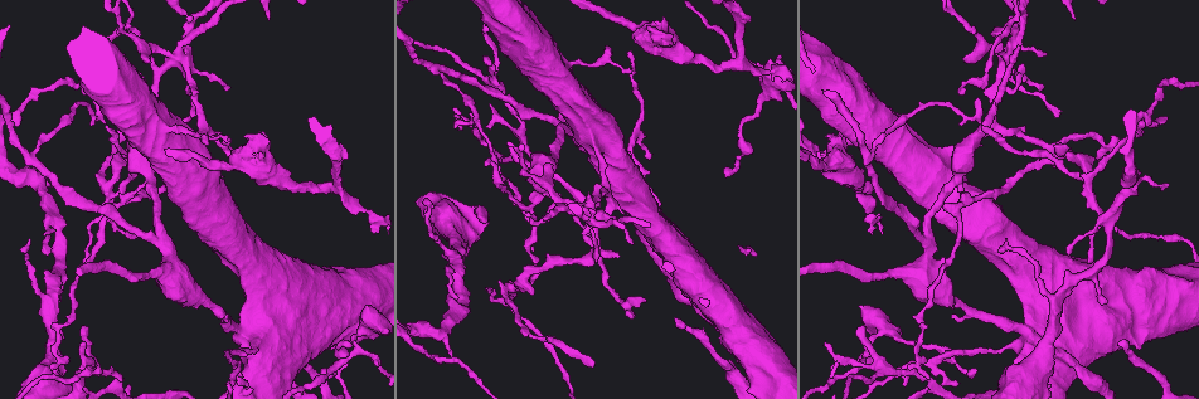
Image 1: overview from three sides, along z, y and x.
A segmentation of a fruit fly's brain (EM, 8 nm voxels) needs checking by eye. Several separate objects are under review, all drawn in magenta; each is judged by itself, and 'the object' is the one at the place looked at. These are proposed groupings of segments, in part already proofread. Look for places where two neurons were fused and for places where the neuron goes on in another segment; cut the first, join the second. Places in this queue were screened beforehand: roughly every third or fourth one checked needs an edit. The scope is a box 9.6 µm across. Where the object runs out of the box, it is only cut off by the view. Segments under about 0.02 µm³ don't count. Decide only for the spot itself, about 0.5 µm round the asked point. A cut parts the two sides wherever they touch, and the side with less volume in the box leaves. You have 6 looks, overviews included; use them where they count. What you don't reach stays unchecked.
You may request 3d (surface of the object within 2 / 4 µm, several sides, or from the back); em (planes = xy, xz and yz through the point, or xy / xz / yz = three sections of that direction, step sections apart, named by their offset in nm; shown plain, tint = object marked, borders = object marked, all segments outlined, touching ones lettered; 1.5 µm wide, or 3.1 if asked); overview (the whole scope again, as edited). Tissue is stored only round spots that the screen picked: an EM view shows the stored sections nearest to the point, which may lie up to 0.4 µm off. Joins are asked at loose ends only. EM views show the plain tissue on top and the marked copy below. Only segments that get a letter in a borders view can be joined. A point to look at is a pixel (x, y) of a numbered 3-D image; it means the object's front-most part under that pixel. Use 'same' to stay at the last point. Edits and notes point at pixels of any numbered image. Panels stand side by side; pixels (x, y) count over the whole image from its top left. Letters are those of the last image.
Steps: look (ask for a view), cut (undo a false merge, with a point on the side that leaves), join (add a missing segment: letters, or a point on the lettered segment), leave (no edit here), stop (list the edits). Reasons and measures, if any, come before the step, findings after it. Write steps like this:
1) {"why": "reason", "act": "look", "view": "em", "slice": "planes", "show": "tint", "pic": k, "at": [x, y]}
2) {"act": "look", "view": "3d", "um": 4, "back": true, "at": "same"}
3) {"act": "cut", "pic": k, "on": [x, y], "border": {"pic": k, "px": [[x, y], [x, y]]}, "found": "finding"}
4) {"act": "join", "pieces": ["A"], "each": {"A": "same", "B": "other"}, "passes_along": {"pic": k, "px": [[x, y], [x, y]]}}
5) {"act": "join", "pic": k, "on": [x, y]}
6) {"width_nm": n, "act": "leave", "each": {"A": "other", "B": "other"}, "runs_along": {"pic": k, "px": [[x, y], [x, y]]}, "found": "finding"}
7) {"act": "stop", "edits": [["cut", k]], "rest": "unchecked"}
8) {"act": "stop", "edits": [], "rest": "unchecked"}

{"why": "closes a loop", "act": "look", "view": "em", "slice": "xy", "step": 8, "show": "borders", "pic": 1, "at": [1004, 90]}

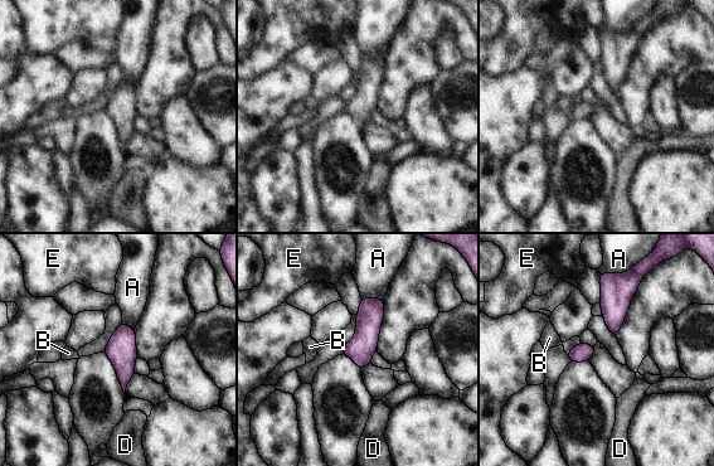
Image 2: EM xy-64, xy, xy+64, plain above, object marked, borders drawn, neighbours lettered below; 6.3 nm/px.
{"act": "look", "view": "em", "slice": "planes", "show": "borders", "at": "same"}

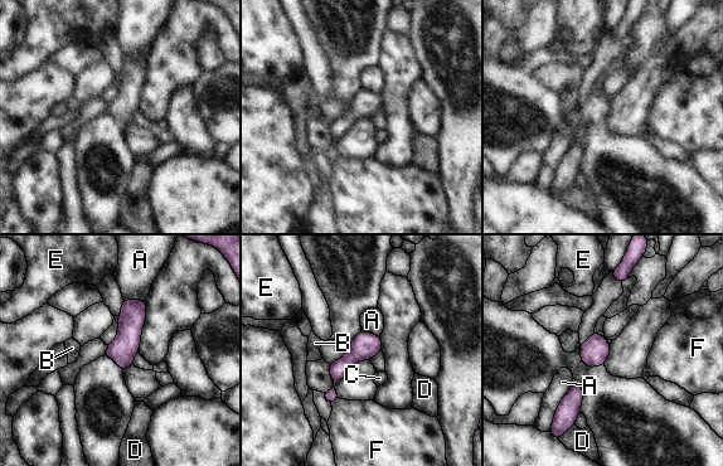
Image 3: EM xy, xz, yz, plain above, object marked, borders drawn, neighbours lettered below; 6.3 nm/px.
{"width_nm": 170, "act": "leave", "each": {"A": "other", "B": "other", "C": "other", "D": "other", "E": "other", "F": "other"}, "border": {"pic": 3, "px": [[572, 383], [559, 403], [551, 425]]}, "found": "all the same neuron"}

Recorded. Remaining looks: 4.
{"why": "free end", "act": "look", "view": "em", "slice": "xy", "step": 4, "show": "tint", "pic": 1, "at": [1007, 240]}

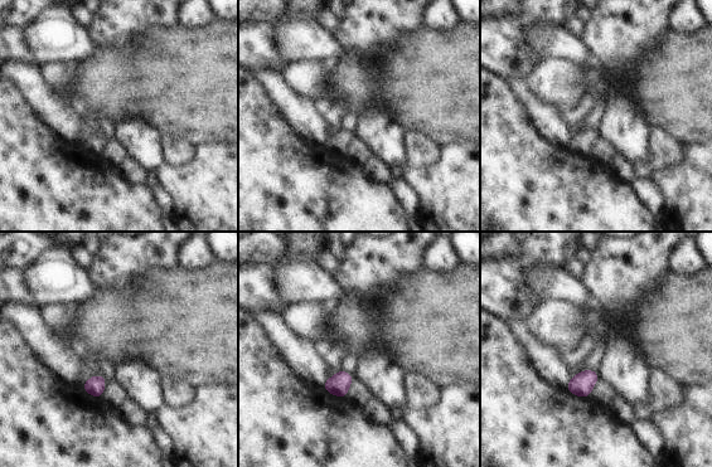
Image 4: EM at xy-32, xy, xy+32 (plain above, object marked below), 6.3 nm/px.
{"act": "look", "view": "em", "slice": "planes", "show": "borders", "at": "same"}

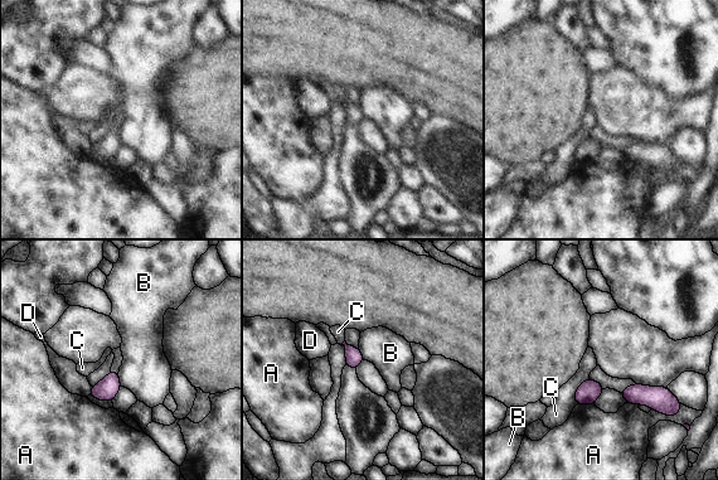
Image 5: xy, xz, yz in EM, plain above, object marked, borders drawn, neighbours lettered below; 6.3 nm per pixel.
{"act": "leave", "each": {"A": "other", "B": "other", "C": "other", "D": "other"}, "border": {"pic": 5, "px": [[117, 373], [121, 386]]}, "found": "none of them fits"}

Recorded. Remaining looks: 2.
{"why": "tapers out", "act": "look", "view": "em", "slice": "xz", "step": 4, "show": "tint", "pic": 1, "at": [459, 128]}

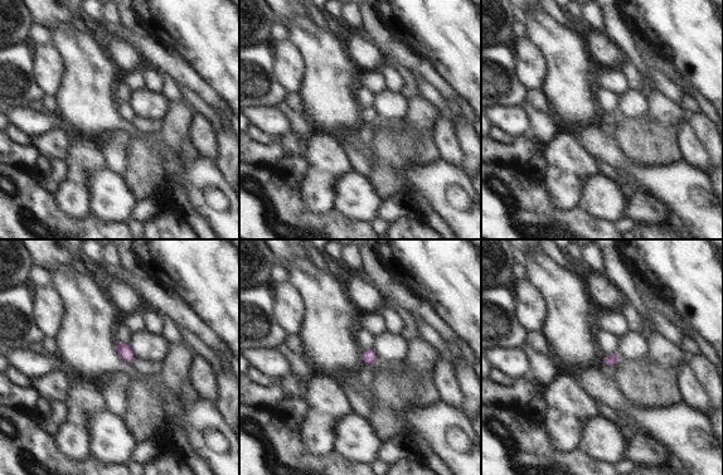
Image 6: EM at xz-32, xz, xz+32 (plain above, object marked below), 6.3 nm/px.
{"why": "what lies round it", "act": "look", "view": "em", "slice": "xz", "step": 4, "show": "borders", "at": "same"}

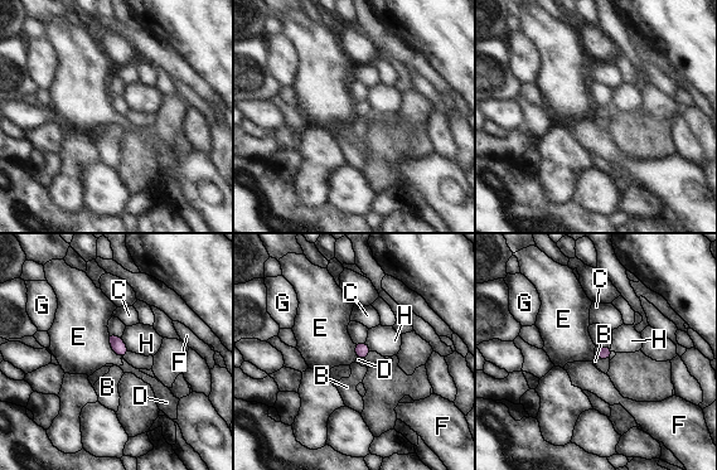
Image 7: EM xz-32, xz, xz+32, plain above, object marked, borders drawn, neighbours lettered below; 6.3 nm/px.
{"width_nm": 80, "longest_contact_nm": ["E", 180], "act": "leave", "each": {"B": "other", "C": "other", "D": "other", "E": "other", "F": "other", "G": "other", "H": "other"}, "found": "none of them fits"}

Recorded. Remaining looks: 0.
{"act": "stop", "edits": [], "rest": "unchecked"}

